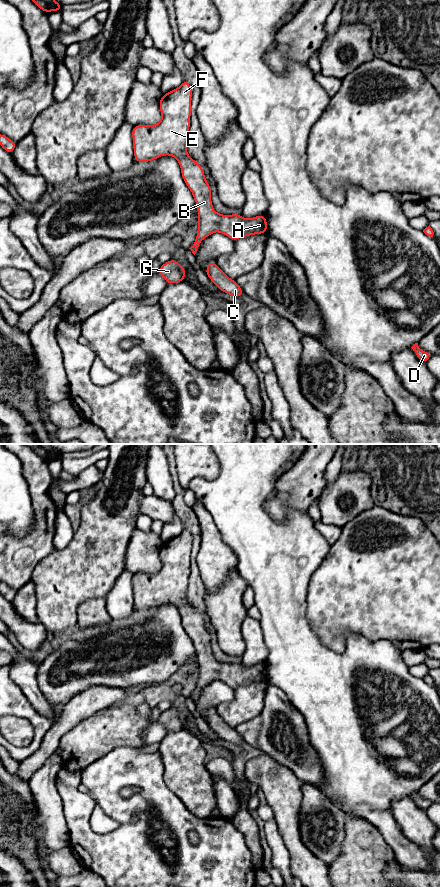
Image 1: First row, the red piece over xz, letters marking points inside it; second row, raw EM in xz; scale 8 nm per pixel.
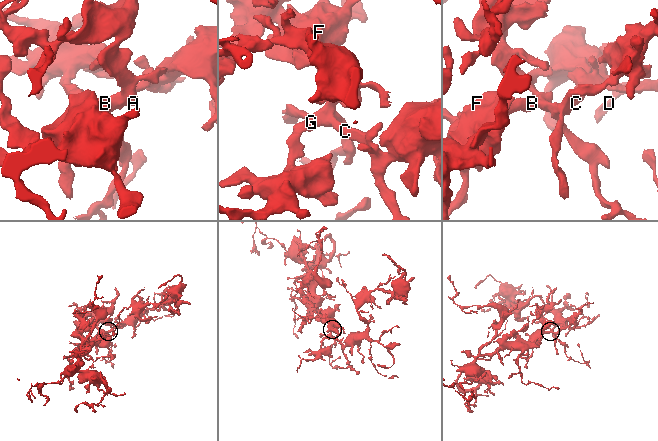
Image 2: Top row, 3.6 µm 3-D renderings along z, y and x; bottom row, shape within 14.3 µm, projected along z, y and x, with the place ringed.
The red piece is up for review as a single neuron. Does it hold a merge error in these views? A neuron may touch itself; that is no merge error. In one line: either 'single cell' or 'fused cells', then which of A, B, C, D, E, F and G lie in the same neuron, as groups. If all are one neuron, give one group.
single cell; groups A B C D E F G

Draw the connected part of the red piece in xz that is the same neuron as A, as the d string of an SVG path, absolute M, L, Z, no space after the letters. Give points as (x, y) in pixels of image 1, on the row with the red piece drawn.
M183 80L181 85L167 93L159 101L162 114L160 122L156 125L133 126L132 138L134 149L134 160L137 162L150 162L163 155L175 157L181 167L181 175L193 194L198 207L199 216L197 236L189 248L195 255L200 242L214 232L221 232L233 241L239 238L255 234L267 233L267 221L265 215L258 215L251 219L244 219L241 214L222 215L214 211L211 201L211 186L205 179L202 166L187 154L187 142L189 138L189 127L191 117L192 88L189 81Z

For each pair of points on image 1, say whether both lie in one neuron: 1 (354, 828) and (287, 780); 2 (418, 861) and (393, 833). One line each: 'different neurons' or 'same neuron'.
1: different neurons
2: same neuron

